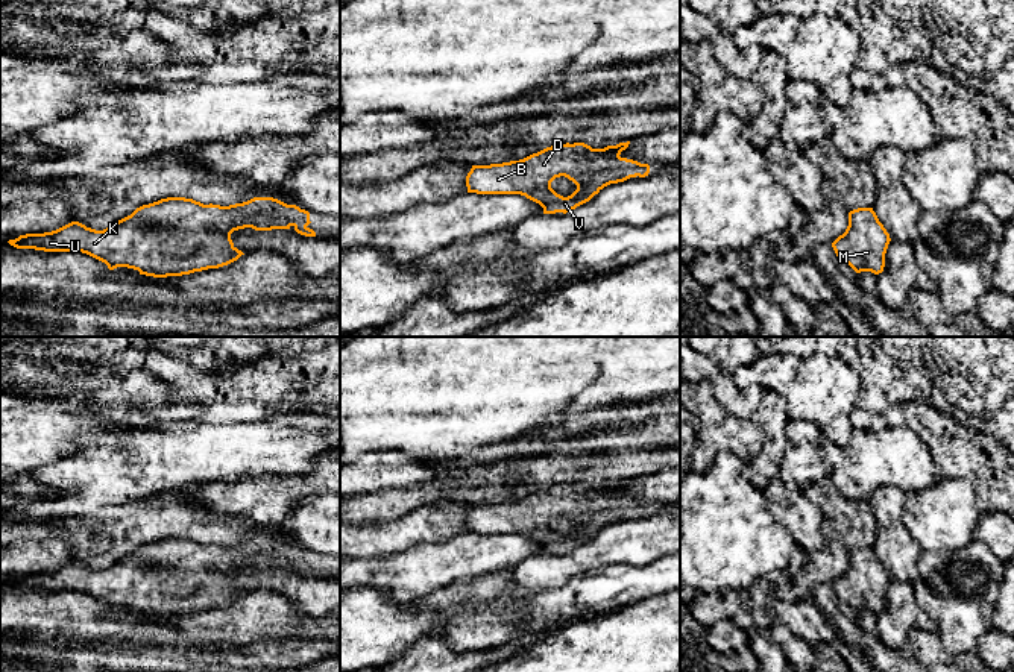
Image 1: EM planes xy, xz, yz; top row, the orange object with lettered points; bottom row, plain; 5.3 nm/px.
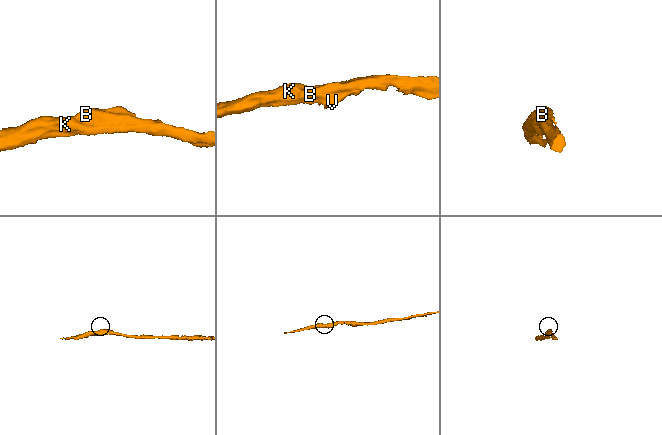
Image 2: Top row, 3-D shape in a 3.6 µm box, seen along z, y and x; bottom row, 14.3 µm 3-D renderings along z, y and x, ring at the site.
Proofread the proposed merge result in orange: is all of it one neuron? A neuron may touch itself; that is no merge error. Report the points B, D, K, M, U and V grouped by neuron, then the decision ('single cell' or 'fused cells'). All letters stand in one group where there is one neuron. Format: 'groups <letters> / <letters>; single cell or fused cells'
groups B D K M U V; single cell

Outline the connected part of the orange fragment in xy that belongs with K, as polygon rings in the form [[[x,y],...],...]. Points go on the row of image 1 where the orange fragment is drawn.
[[[167,197],[137,208],[131,215],[112,226],[96,231],[71,221],[56,231],[26,234],[8,243],[17,249],[44,252],[82,252],[108,265],[109,270],[128,267],[153,278],[182,276],[208,268],[219,268],[237,261],[241,255],[231,234],[238,229],[255,231],[290,229],[305,237],[316,237],[308,228],[310,212],[273,197],[254,197],[229,206],[203,205],[193,199]]]

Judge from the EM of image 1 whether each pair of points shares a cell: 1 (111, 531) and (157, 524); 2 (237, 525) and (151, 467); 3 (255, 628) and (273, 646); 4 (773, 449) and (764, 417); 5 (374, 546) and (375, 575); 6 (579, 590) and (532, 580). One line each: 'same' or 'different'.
1: same
2: different
3: different
4: same
5: different
6: different

